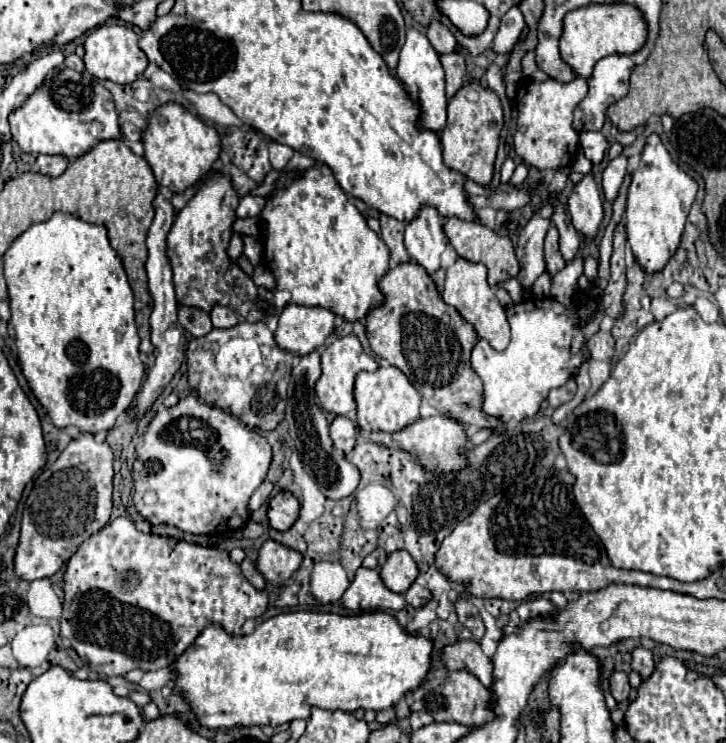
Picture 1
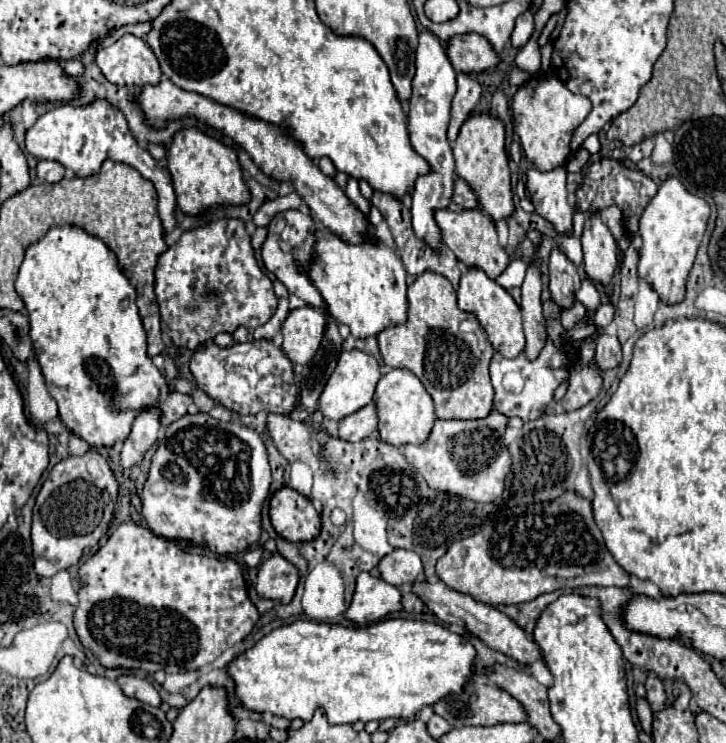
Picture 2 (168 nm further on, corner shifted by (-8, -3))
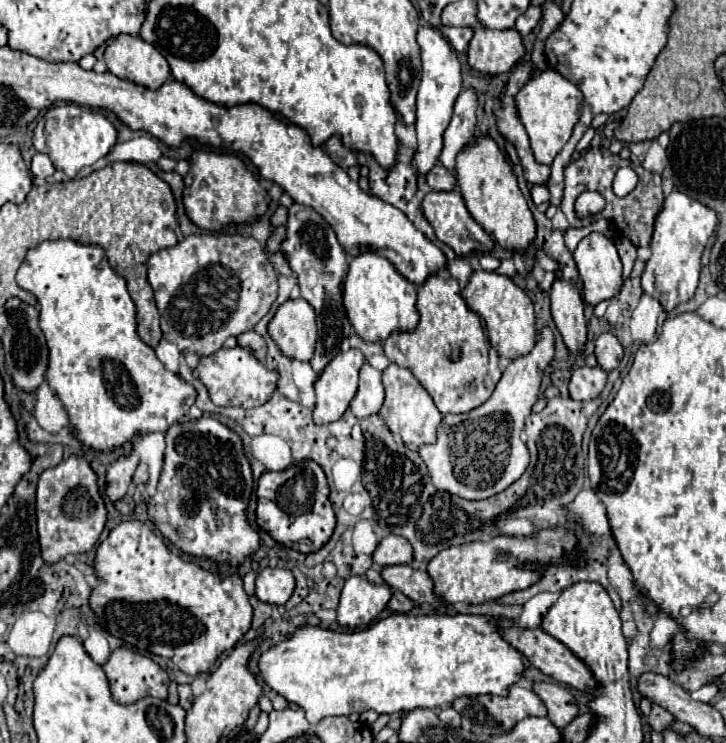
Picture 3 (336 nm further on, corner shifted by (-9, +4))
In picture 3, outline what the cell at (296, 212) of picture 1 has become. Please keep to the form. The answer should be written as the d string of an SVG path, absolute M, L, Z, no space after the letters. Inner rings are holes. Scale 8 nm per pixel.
M364 252L350 260L344 282L344 306L354 330L366 342L382 342L392 332L412 332L420 322L416 310L416 286L400 276L384 256L374 252Z

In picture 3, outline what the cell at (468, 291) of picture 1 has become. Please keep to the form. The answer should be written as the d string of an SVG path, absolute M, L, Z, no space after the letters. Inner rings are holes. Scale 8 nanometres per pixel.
M476 270L470 276L468 286L462 290L462 296L468 308L474 310L486 322L488 340L496 348L500 358L516 360L520 356L530 354L530 350L536 344L536 318L534 318L532 300L526 296L526 292L520 286L516 286L508 276Z

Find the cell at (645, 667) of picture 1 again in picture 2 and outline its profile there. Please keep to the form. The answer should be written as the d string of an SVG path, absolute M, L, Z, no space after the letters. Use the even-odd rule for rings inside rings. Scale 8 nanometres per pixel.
M649 671L645 679L645 689L647 689L647 701L651 703L653 711L659 711L659 707L665 707L667 693L665 693L665 683L659 679L657 673Z

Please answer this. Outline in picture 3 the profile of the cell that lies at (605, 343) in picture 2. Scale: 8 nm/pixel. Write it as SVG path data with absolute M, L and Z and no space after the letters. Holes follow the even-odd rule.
M606 332L602 336L598 336L596 340L596 348L594 348L594 356L598 360L598 366L606 372L618 368L622 356L624 356L624 350L618 342L618 338L612 334L612 332Z

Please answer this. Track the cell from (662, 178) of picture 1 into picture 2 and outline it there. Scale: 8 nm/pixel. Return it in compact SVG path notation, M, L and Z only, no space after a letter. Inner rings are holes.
M667 177L645 207L639 219L639 233L643 237L643 247L639 251L639 277L651 283L665 303L679 303L685 297L685 279L695 261L707 219L709 203L703 197L689 193L675 177Z

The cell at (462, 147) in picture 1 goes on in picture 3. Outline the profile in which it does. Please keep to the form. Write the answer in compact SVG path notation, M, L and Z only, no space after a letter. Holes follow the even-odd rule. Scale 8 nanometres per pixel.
M490 136L476 138L474 144L468 144L464 152L456 158L456 180L472 218L504 248L510 252L524 252L536 238L534 216L522 196L516 176L498 150L496 142Z

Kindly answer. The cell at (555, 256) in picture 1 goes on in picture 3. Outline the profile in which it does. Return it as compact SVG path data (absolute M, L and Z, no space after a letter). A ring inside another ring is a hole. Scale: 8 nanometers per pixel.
M556 280L550 290L552 318L566 344L566 348L582 356L586 348L586 318L580 292L566 280Z

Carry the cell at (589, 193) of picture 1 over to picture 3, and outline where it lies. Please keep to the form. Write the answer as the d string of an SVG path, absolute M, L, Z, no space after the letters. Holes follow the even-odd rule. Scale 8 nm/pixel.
M592 232L590 236L586 236L586 238L582 238L578 242L578 246L576 246L576 250L572 254L574 254L574 260L576 260L578 272L582 276L582 282L584 282L582 300L586 304L596 306L602 300L612 300L612 298L616 298L620 294L620 288L624 284L624 280L622 280L622 262L618 258L616 246L612 244L610 238L606 238L604 234Z

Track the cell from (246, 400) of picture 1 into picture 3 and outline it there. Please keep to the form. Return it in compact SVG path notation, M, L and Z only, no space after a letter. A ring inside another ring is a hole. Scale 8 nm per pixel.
M220 348L218 352L200 358L198 366L194 368L194 376L208 388L210 400L216 406L242 406L242 408L254 408L264 402L268 402L268 396L276 390L278 374L268 370L262 362L258 362L250 350L246 348Z

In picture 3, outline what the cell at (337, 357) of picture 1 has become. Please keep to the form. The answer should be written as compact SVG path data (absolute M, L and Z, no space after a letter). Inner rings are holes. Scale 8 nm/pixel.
M348 350L332 358L314 382L316 406L312 412L314 424L330 424L342 418L358 388L358 370L364 364L360 350Z

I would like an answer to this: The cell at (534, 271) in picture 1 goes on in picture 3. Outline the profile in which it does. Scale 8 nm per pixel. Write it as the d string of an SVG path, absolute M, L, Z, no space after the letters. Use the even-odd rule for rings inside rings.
M542 328L534 350L528 356L508 362L508 366L502 372L500 382L496 384L496 390L482 406L478 406L466 414L444 414L442 424L438 428L436 444L434 446L428 444L428 446L420 448L420 458L428 466L432 482L438 490L446 490L464 500L484 500L494 494L500 494L502 490L506 490L510 484L514 484L526 472L526 468L530 464L530 452L528 452L526 444L522 442L520 434L524 430L526 416L530 416L532 406L538 400L542 376L544 376L544 370L550 364L552 356L554 356L554 336L552 336L550 328Z

